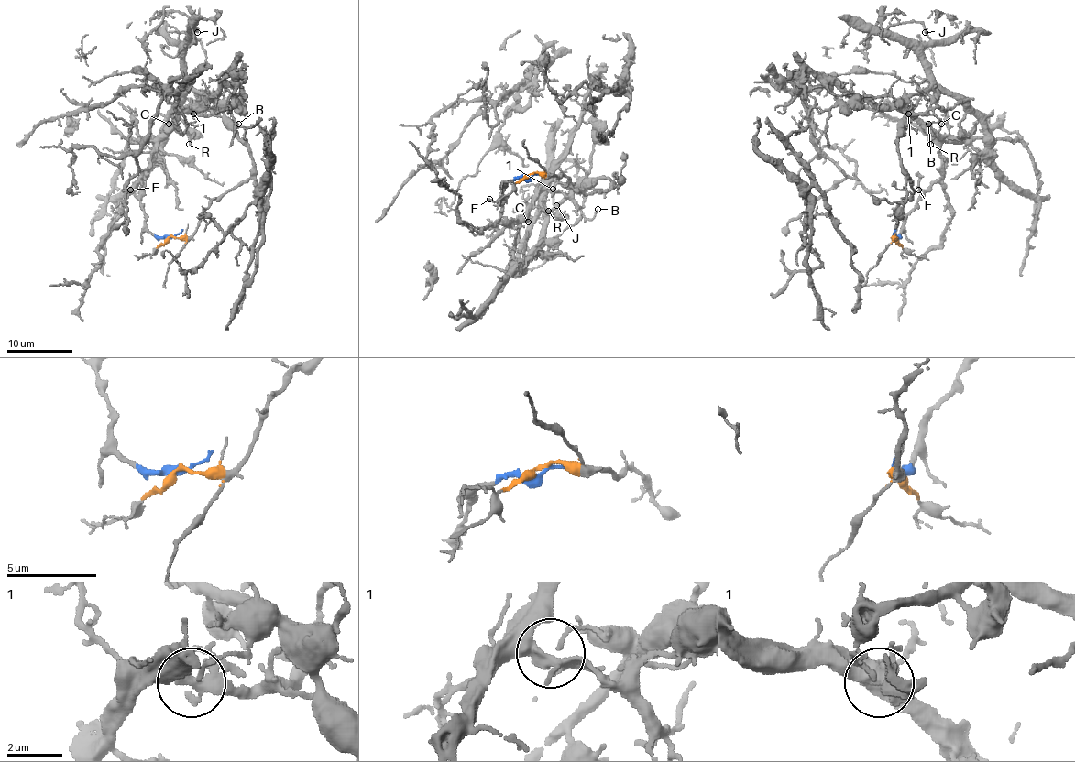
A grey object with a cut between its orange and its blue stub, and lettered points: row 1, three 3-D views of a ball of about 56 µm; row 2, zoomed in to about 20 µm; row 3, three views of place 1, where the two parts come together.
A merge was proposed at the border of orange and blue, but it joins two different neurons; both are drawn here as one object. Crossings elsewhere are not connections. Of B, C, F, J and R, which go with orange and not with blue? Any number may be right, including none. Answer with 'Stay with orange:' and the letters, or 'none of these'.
Stay with orange: J

